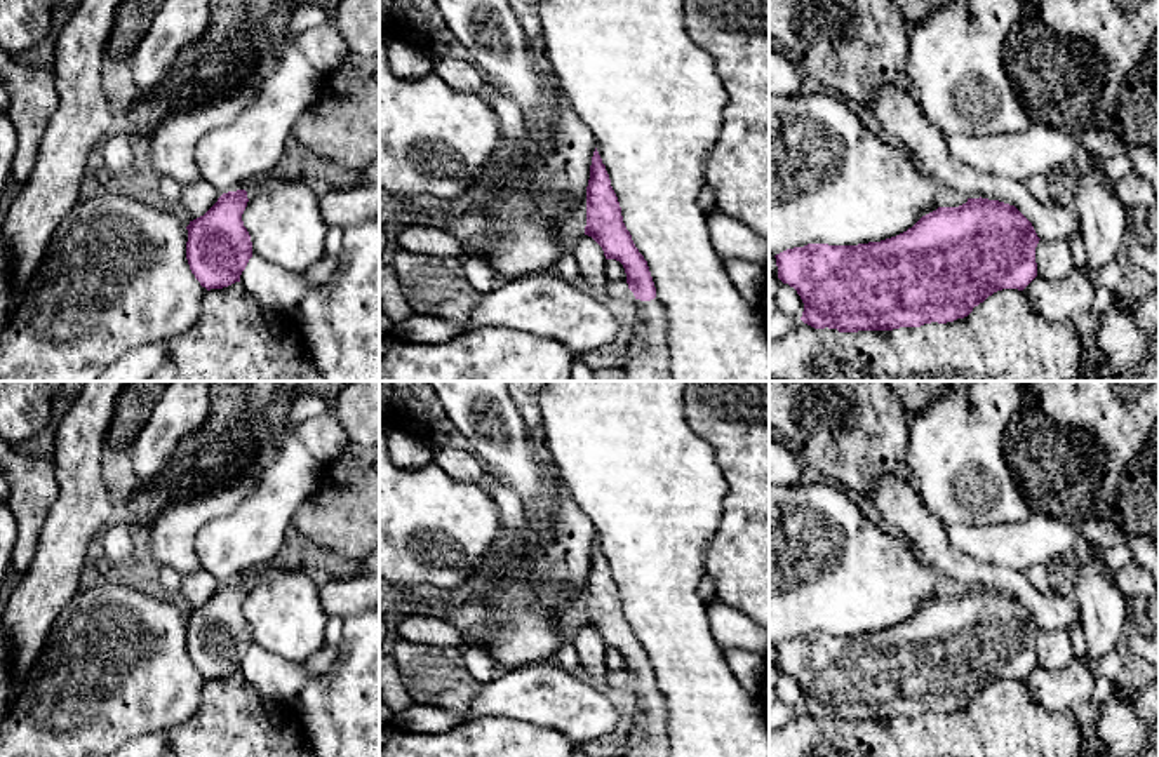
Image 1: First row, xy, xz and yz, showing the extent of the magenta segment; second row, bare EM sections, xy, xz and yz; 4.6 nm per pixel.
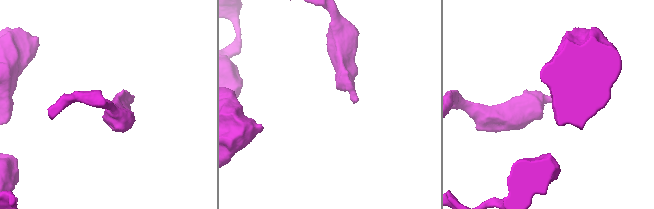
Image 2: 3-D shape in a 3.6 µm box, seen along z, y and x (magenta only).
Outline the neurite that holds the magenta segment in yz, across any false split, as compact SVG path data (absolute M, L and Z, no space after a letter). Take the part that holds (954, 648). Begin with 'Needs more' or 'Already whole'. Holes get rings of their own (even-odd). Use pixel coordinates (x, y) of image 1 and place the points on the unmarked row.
Already whole. M968 588L959 597L938 597L907 621L858 635L807 633L776 644L778 668L797 680L804 693L801 710L814 719L839 722L893 720L947 713L968 707L975 696L1002 679L1023 680L1037 667L1035 637L1039 626L1032 613L1015 597L999 590Z

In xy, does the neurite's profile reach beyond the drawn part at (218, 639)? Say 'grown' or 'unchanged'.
unchanged

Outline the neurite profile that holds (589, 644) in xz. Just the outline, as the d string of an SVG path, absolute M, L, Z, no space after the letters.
M581 625L576 635L573 637L573 646L590 682L597 689L607 691L609 668L604 660L606 646L602 637L592 626Z

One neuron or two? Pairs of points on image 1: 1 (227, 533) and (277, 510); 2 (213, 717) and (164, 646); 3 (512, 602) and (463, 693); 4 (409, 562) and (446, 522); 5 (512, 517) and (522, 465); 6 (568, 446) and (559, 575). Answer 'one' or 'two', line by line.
1: one
2: two
3: two
4: one
5: two
6: two

